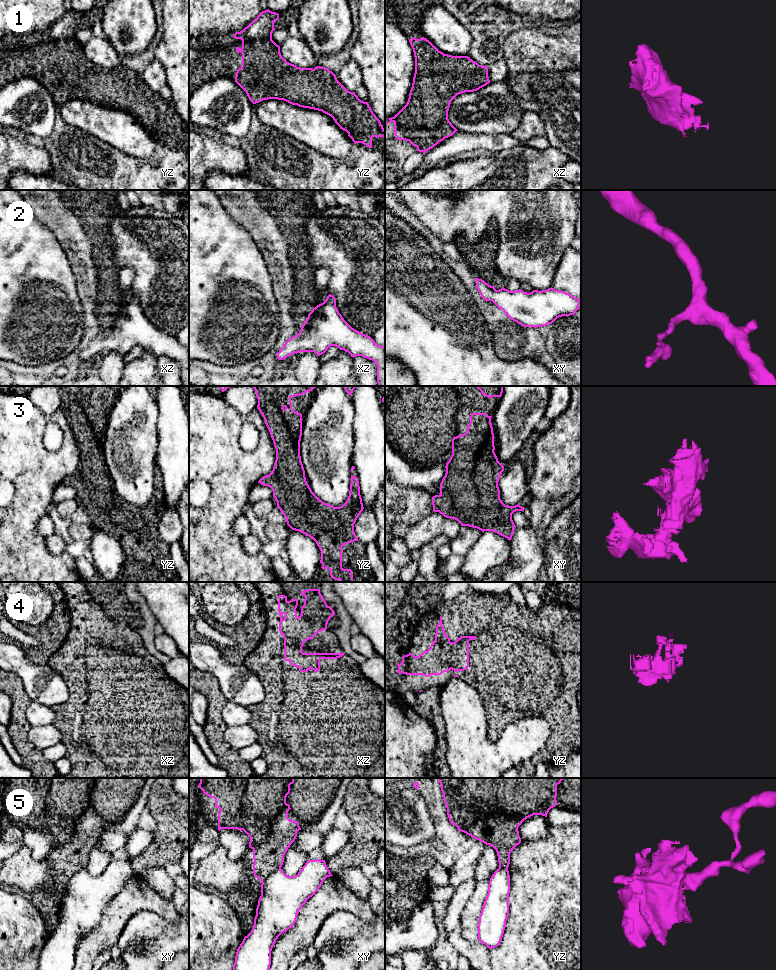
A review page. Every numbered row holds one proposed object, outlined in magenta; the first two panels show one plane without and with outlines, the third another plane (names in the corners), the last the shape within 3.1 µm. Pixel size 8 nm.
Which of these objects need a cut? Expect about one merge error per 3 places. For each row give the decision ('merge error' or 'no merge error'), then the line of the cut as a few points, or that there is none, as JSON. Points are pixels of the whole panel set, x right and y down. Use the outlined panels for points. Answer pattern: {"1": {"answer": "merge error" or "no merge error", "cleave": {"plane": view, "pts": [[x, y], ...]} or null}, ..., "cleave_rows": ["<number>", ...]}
{"1": {"answer": "no merge error", "cleave": null}, "2": {"answer": "no merge error", "cleave": null}, "3": {"answer": "no merge error", "cleave": null}, "4": {"answer": "no merge error", "cleave": null}, "5": {"answer": "merge error", "cleave": {"plane": "xy", "pts": [[280, 867], [272, 871], [262, 883]]}}, "cleave_rows": ["5"]}

